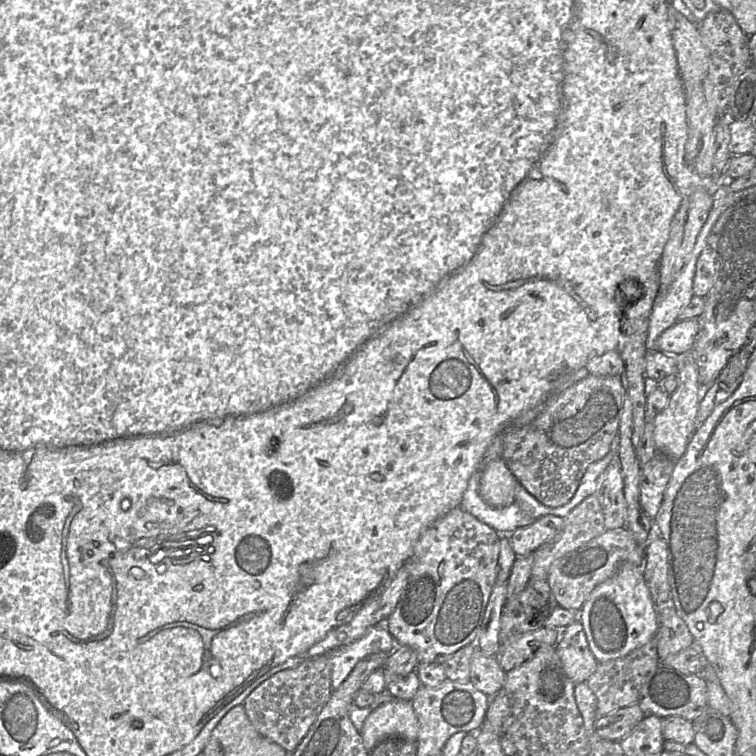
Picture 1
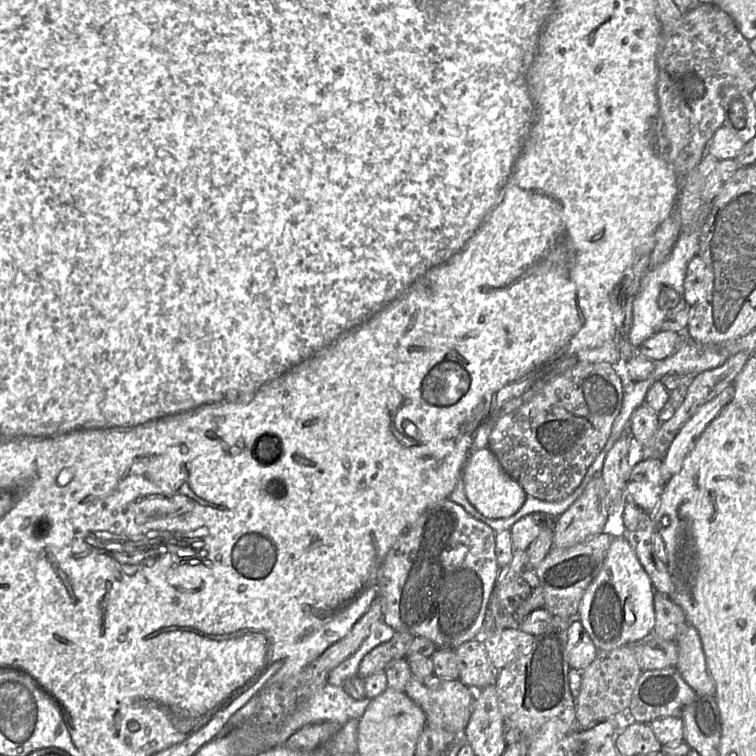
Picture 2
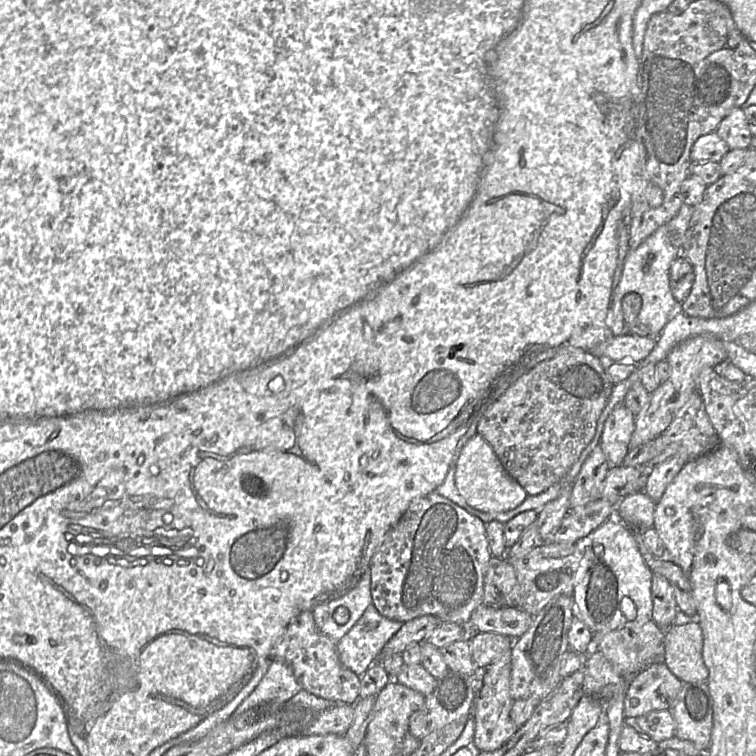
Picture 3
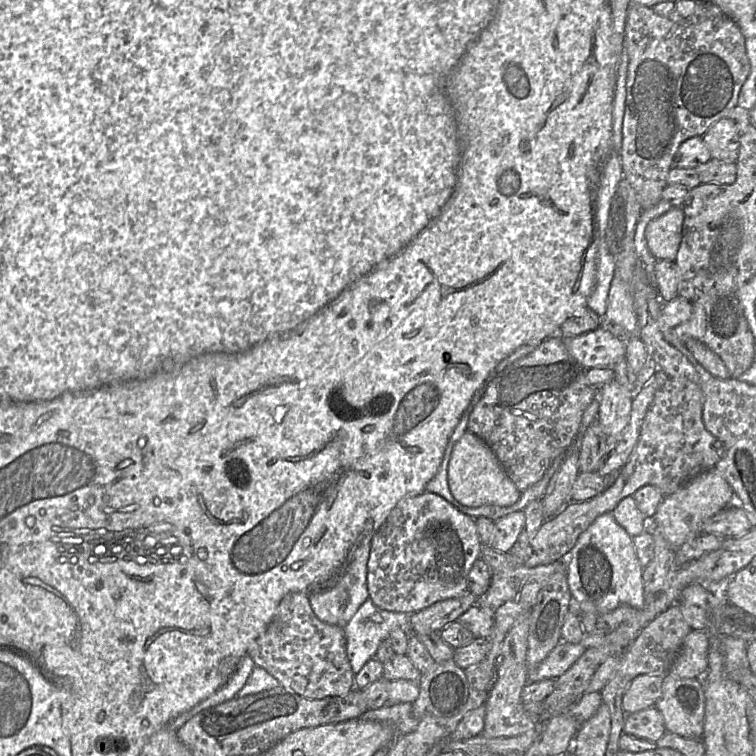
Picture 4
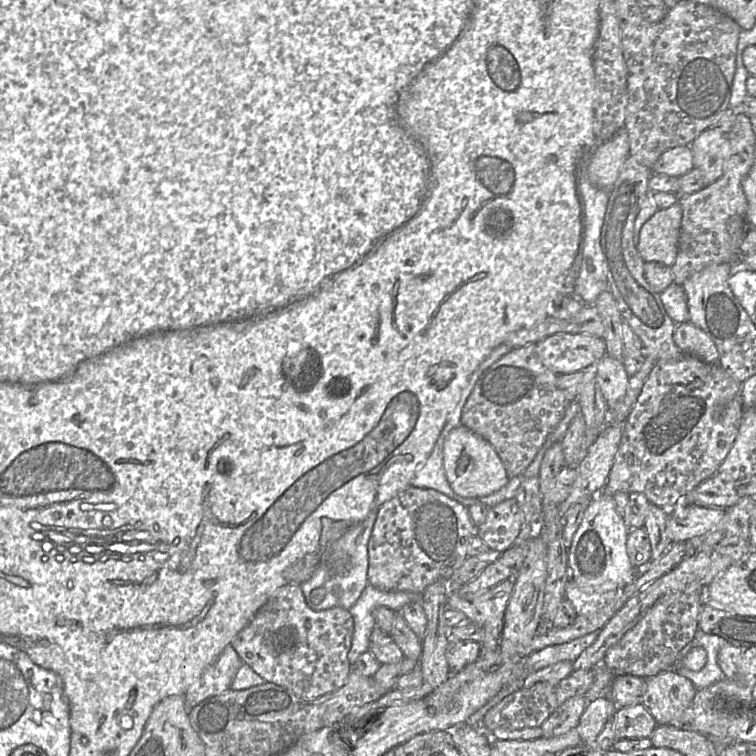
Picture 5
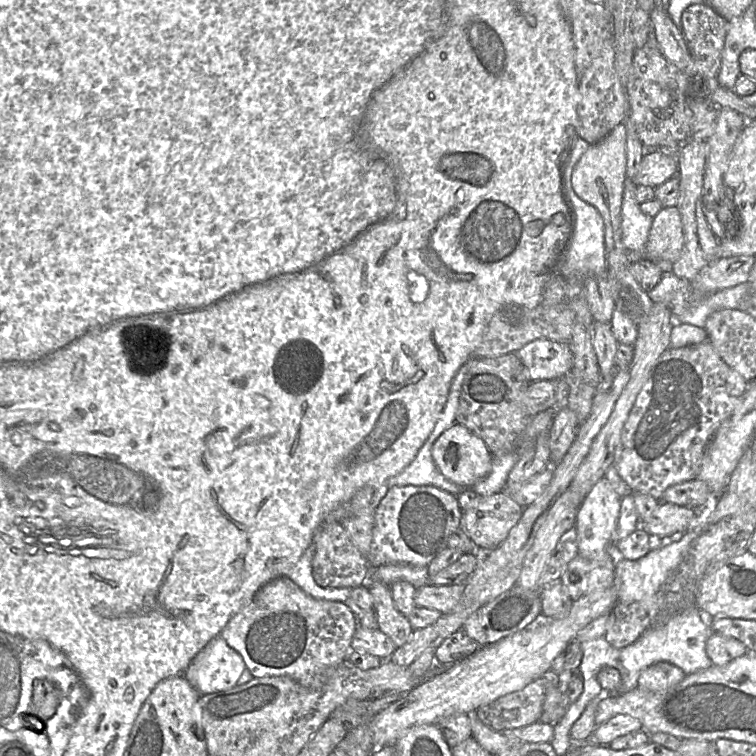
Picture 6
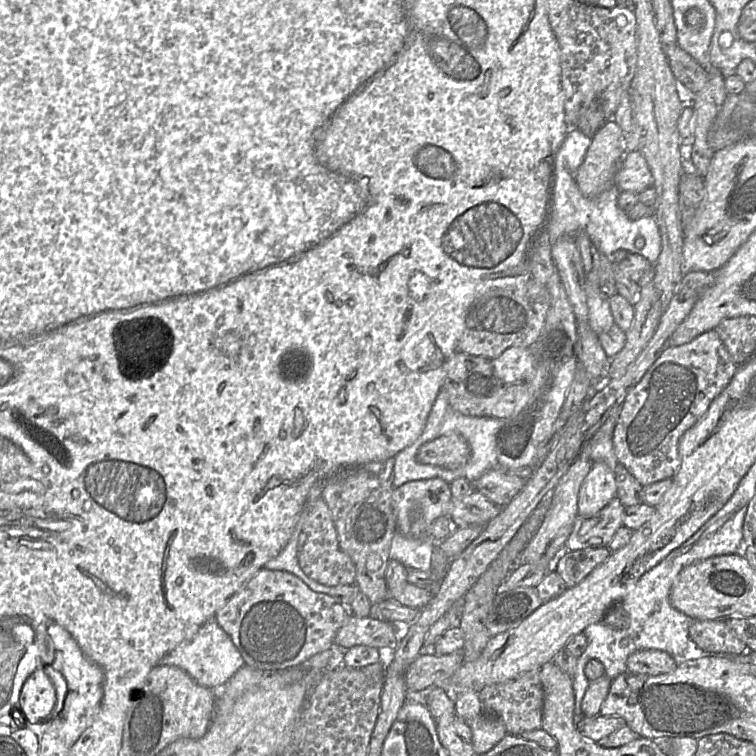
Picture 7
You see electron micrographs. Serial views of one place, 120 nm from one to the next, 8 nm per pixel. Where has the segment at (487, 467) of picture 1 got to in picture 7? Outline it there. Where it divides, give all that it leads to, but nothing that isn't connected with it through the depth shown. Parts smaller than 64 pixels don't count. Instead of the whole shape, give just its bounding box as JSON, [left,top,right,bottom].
[416,433,471,469]

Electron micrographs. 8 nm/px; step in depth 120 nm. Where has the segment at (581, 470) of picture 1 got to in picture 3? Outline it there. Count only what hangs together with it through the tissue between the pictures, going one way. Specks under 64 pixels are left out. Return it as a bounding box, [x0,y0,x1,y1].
[477,343,614,496]

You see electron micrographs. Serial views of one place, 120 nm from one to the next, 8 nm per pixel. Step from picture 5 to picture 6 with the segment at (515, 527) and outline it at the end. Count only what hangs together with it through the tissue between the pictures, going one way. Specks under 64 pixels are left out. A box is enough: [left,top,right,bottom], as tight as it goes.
[461,492,523,552]

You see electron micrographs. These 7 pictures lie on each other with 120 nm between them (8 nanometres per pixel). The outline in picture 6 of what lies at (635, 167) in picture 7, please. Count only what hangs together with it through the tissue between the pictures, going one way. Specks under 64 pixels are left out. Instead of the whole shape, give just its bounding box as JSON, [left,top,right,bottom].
[632,149,678,188]

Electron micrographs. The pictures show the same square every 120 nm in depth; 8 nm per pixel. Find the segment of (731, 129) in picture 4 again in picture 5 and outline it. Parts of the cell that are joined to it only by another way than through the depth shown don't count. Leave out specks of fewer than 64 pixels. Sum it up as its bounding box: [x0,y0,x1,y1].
[689,127,730,183]

